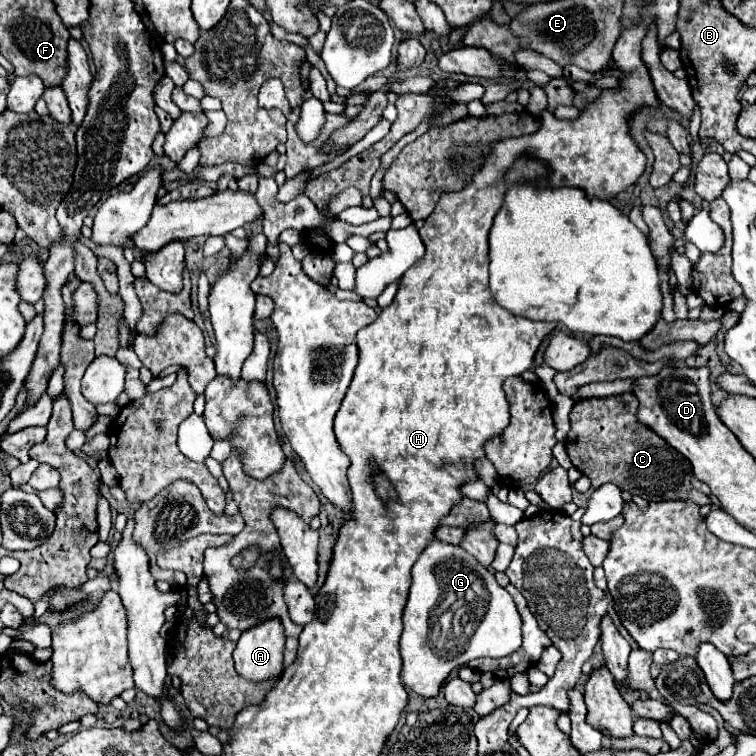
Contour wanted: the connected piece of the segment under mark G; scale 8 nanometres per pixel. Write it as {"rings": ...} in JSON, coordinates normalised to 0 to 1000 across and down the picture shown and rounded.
{"rings":[[[575,712],[546,749],[546,772],[533,810],[533,905],[573,923],[599,884],[639,868],[673,868],[687,860],[687,852],[689,815],[673,783],[618,728]]]}

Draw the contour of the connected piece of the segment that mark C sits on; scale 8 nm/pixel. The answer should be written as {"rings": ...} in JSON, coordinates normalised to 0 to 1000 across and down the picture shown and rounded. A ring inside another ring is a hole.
{"rings":[[[837,521],[763,529],[753,548],[755,569],[747,582],[747,593],[758,616],[782,635],[784,646],[792,646],[800,638],[811,638],[821,648],[853,656],[858,664],[914,661],[925,669],[940,667],[938,656],[914,643],[911,635],[917,624],[911,608],[901,603],[890,590],[885,590],[874,577],[869,577],[861,566],[853,566],[853,561],[843,556],[843,537],[845,529]],[[803,542],[808,542],[808,553],[803,553]]]}

